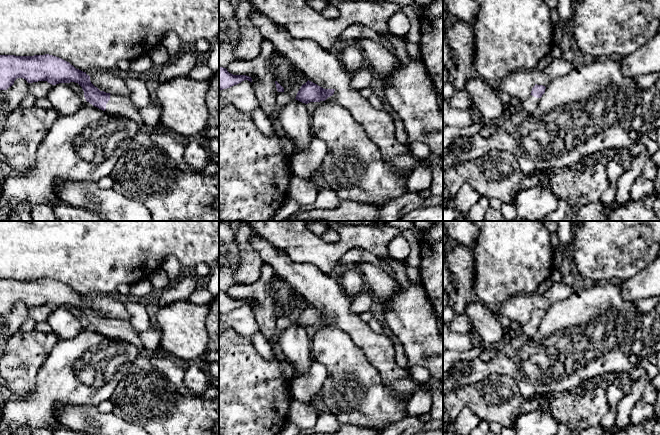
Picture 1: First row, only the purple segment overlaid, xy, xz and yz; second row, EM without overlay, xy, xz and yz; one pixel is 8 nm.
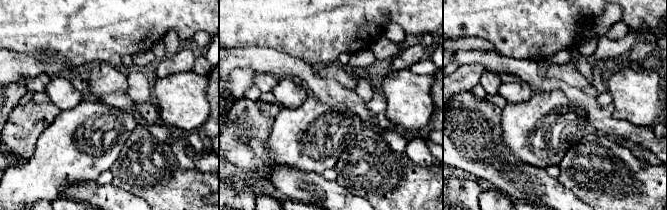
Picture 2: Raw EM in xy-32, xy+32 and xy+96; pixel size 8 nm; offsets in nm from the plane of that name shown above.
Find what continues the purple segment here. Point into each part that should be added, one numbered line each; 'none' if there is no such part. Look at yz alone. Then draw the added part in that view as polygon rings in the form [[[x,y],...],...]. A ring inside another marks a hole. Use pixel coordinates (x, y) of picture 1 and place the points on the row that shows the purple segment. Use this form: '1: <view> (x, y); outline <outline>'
1: yz (530, 104); outline [[[530,95],[526,100],[521,102],[521,109],[528,113],[534,113],[537,109],[540,98]]]

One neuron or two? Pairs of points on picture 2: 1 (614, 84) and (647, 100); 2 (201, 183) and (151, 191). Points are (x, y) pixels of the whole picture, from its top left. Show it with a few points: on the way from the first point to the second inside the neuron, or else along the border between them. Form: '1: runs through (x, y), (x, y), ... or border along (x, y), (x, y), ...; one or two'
1: runs through (622, 84), (625, 84), (639, 97); one
2: runs through (189, 187), (183, 191), (163, 191); one

